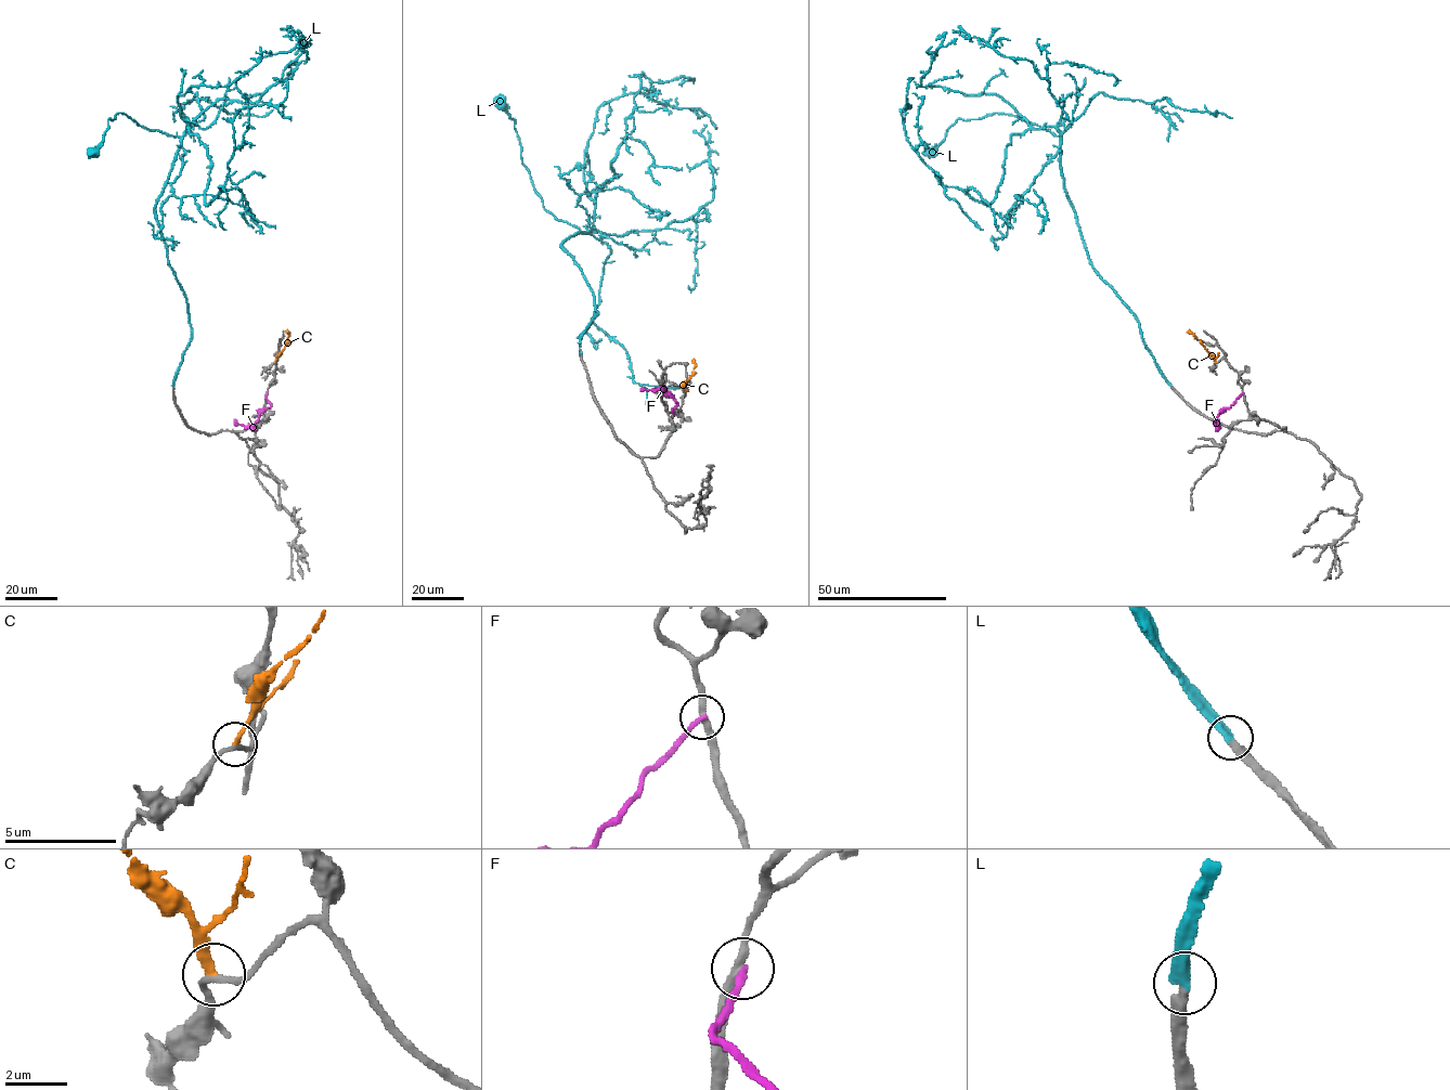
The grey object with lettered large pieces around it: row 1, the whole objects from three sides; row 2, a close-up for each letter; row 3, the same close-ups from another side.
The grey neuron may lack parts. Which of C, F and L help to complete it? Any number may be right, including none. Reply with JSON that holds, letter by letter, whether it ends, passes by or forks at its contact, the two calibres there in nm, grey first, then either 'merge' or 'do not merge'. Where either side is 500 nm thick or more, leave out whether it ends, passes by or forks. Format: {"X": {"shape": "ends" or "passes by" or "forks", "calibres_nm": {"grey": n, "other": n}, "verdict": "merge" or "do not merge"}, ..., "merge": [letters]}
{"C": {"shape": "ends", "calibres_nm": {"grey": 190, "other": 240}, "verdict": "do not merge"}, "F": {"shape": "ends", "calibres_nm": {"grey": 280, "other": 240}, "verdict": "do not merge"}, "L": {"shape": "ends", "calibres_nm": {"grey": 340, "other": 360}, "verdict": "merge"}, "merge": ["L"]}

